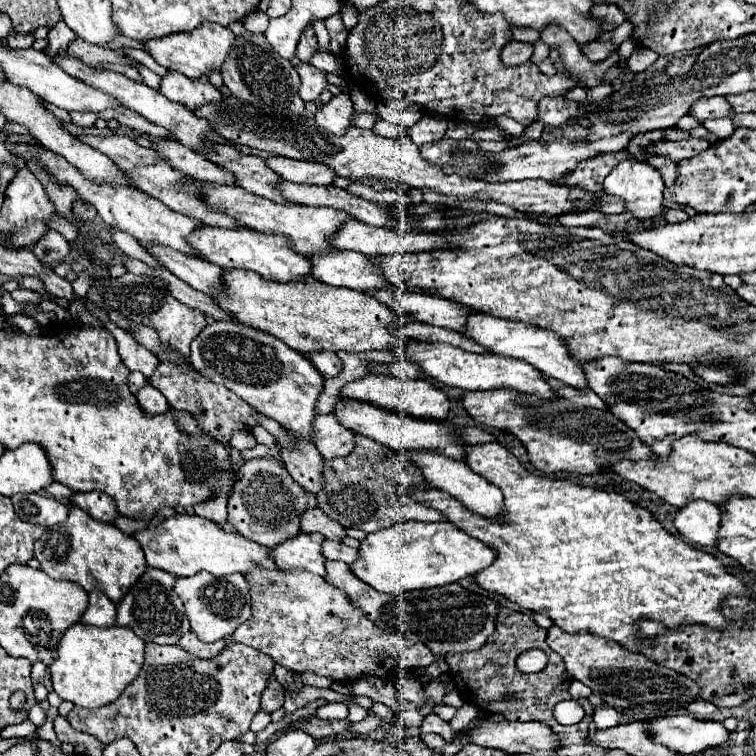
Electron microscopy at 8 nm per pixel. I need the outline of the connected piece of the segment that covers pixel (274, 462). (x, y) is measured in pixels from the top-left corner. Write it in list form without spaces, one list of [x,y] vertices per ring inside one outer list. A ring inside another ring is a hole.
[[[268,454],[264,458],[246,460],[236,474],[234,492],[228,500],[228,522],[238,534],[274,548],[276,544],[300,534],[300,514],[316,506],[316,496],[306,492],[284,468],[280,458]]]

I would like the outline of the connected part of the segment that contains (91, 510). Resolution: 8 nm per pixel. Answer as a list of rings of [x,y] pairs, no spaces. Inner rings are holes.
[[[78,492],[78,494],[74,494],[70,498],[70,502],[74,506],[80,506],[94,520],[100,520],[100,522],[112,524],[116,520],[116,516],[118,516],[116,504],[112,502],[112,498],[108,498],[108,494],[100,494],[100,492]]]

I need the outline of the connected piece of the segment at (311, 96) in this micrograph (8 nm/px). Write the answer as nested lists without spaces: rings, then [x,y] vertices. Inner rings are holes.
[[[300,64],[298,68],[298,74],[300,74],[300,98],[304,102],[314,102],[318,100],[318,96],[322,94],[322,90],[326,90],[328,86],[328,80],[326,80],[326,72],[314,68],[312,64]]]

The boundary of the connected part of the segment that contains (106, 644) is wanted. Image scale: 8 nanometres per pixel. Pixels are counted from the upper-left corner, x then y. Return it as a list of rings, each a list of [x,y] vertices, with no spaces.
[[[72,624],[58,646],[58,658],[50,666],[54,692],[62,700],[70,700],[76,706],[98,708],[114,702],[124,688],[138,676],[144,663],[144,640],[124,626],[84,626]]]

